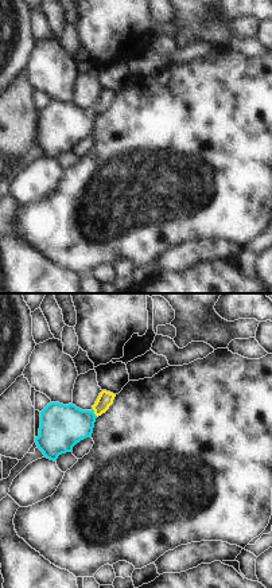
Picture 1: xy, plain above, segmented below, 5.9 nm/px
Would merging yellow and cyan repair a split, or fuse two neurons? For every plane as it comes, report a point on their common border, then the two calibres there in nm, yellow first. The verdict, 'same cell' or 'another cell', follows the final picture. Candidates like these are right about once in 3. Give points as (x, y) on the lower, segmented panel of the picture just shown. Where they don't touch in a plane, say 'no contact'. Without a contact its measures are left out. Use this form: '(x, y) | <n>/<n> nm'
(94, 413) | 90/260 nm

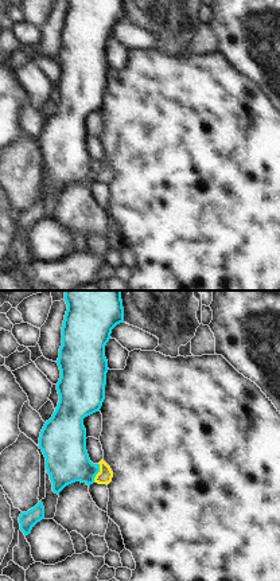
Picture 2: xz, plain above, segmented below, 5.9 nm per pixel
(98, 472) | 90/260 nm

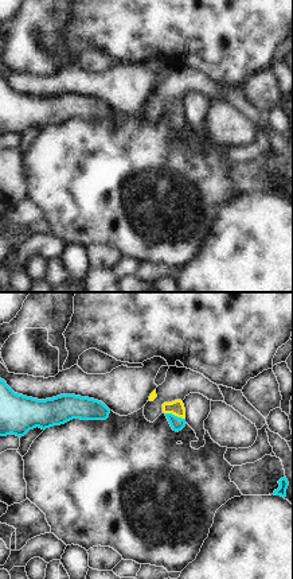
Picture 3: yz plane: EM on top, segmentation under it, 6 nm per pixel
(175, 415) | 90/80 nm

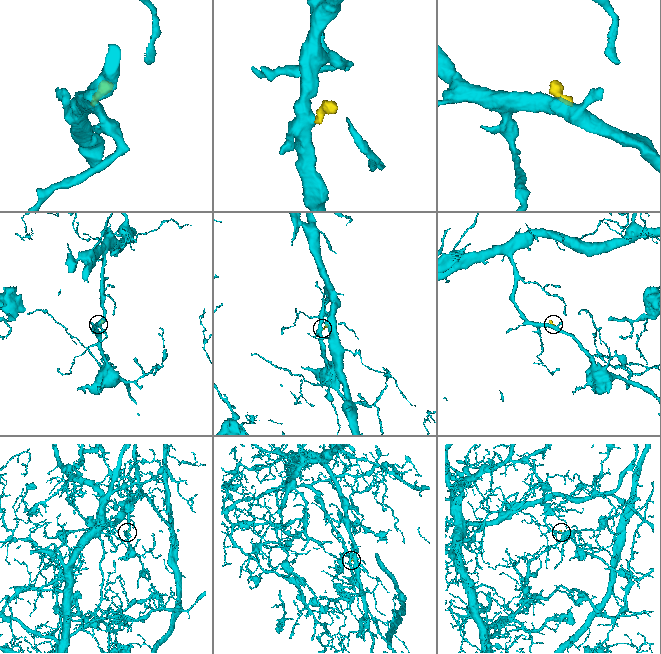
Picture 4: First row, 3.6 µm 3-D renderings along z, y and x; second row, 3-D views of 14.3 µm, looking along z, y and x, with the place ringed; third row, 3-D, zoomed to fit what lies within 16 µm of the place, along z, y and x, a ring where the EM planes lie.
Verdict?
same cell

